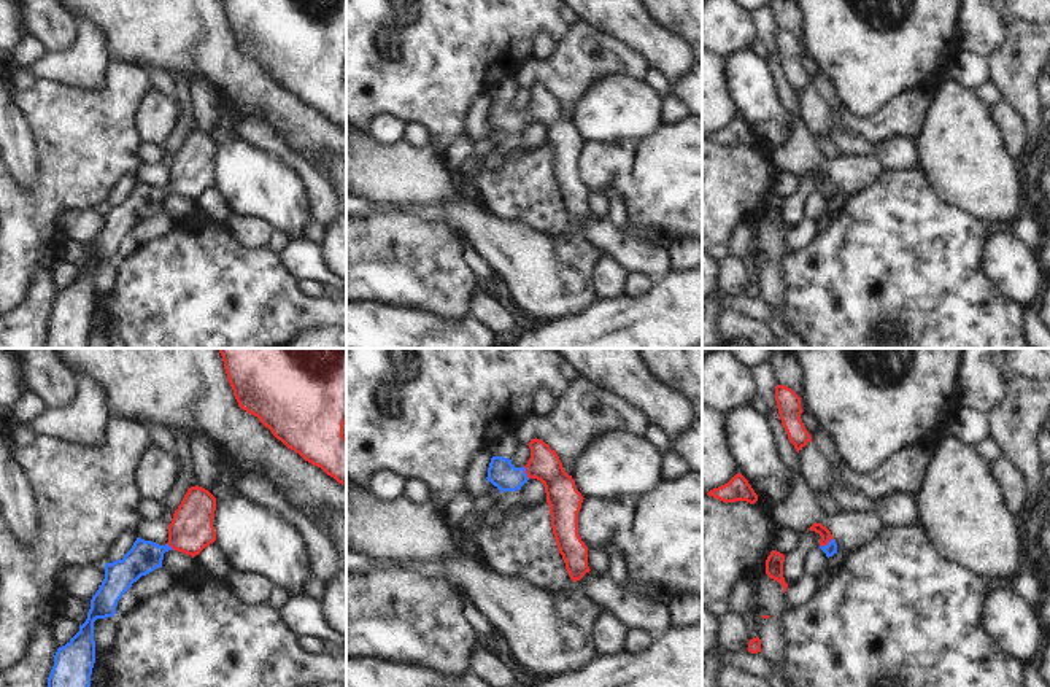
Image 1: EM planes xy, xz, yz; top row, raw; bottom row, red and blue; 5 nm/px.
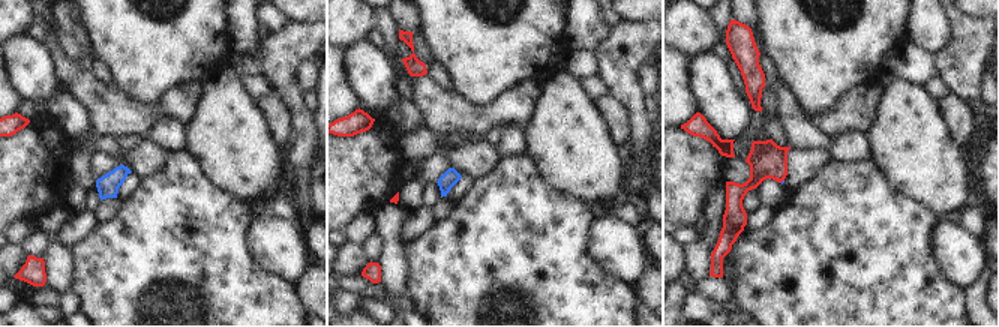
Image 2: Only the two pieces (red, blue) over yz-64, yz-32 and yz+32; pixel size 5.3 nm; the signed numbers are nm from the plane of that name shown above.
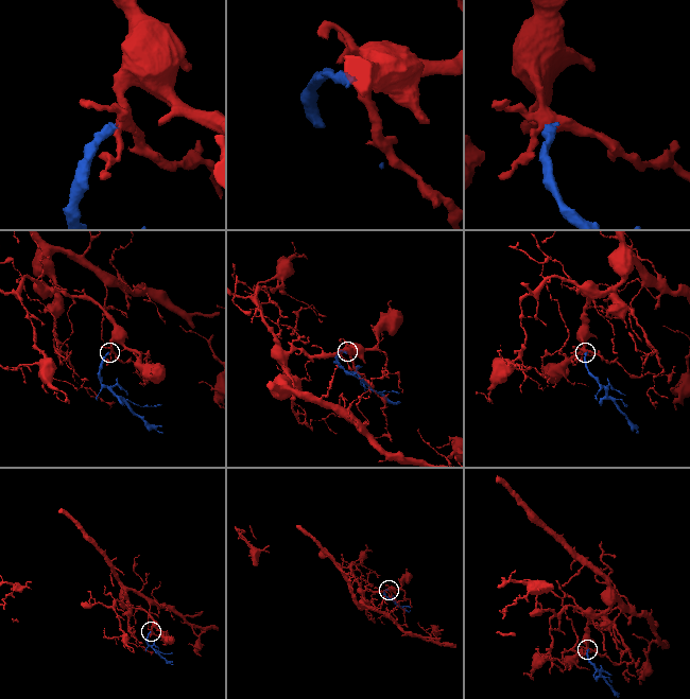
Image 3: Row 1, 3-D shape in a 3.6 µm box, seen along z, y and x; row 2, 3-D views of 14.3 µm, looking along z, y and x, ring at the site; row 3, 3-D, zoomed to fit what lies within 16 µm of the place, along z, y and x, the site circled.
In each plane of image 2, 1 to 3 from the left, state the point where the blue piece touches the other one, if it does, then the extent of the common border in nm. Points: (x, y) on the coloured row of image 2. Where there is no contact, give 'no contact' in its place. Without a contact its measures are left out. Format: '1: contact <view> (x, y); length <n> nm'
1: no contact
2: no contact
3: contact yz+32 (782, 180); length 30 nm

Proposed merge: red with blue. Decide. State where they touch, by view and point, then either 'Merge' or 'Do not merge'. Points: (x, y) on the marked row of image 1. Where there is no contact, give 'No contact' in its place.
Touches red at yz (826, 543). Merge

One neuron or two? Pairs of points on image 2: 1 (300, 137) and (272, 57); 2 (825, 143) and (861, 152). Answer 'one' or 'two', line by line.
1: one
2: two

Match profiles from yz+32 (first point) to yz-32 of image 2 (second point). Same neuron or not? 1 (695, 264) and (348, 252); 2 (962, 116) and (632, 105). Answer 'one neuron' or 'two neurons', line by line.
1: one neuron
2: two neurons

